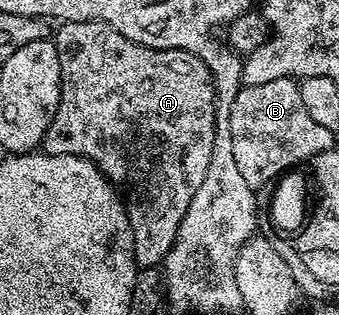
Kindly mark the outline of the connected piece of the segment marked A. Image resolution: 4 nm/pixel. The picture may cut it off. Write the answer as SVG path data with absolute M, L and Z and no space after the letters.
M71 22L62 23L55 32L55 43L59 54L59 70L61 71L61 97L55 110L55 118L51 118L51 126L47 126L47 134L41 140L41 148L47 156L82 156L94 164L110 184L123 193L125 212L129 216L129 229L133 235L133 257L137 260L138 269L157 268L164 265L165 256L177 237L179 226L183 222L183 214L187 214L187 206L191 206L191 198L195 198L195 190L199 190L203 178L207 178L207 162L211 162L211 150L217 137L217 95L213 93L213 79L207 66L198 56L183 50L159 50L148 48L139 42L131 42L131 38L123 38L119 30L107 26L103 22Z

